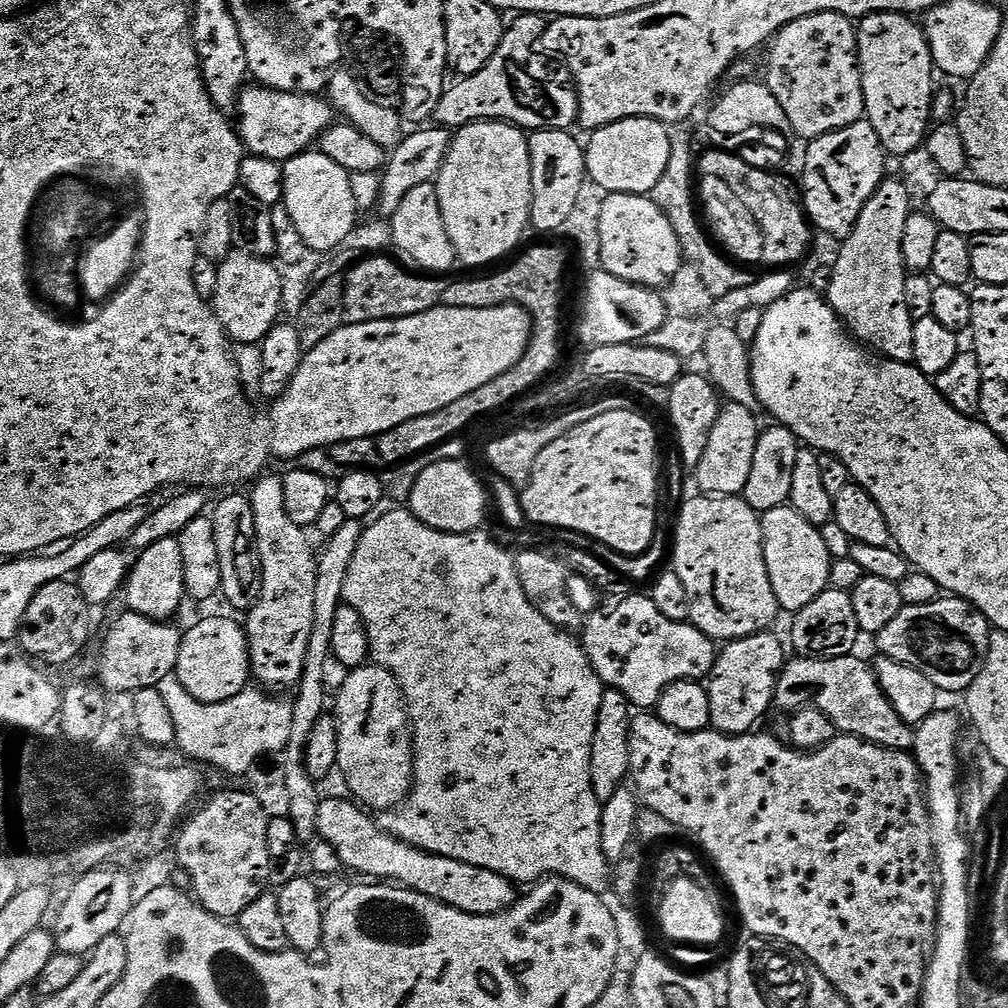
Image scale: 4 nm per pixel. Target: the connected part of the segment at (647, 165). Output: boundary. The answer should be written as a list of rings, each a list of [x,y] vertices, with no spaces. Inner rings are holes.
[[[626,118],[613,124],[607,124],[604,128],[597,128],[591,133],[592,136],[586,140],[586,172],[600,188],[605,188],[605,193],[621,192],[622,194],[634,194],[643,196],[651,194],[654,186],[658,186],[658,178],[666,170],[666,162],[670,162],[670,142],[672,136],[669,129],[661,124],[659,120],[650,118]]]

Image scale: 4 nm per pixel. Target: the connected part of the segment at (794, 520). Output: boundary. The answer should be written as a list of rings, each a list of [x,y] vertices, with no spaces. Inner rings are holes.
[[[791,506],[763,513],[760,525],[770,586],[785,613],[798,613],[830,587],[828,579],[834,558],[828,549],[825,533],[823,536],[817,525],[806,522],[806,518],[802,518],[802,514],[795,512]]]

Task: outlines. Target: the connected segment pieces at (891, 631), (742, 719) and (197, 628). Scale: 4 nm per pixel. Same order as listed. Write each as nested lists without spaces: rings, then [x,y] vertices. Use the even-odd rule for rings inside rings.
[[[948,594],[925,604],[905,604],[898,618],[886,630],[875,633],[874,640],[883,659],[918,670],[941,693],[964,694],[982,674],[993,635],[988,619],[969,600]]]
[[[757,632],[754,636],[747,636],[741,640],[725,643],[719,649],[716,664],[712,668],[711,676],[707,677],[706,687],[710,698],[711,727],[725,736],[742,736],[753,731],[752,728],[764,716],[764,711],[773,705],[776,690],[776,677],[786,663],[784,648],[768,632]]]
[[[208,616],[200,620],[188,633],[184,632],[177,654],[174,675],[180,679],[180,685],[198,702],[217,704],[234,698],[250,684],[250,661],[248,658],[248,637],[245,629],[224,616]]]

